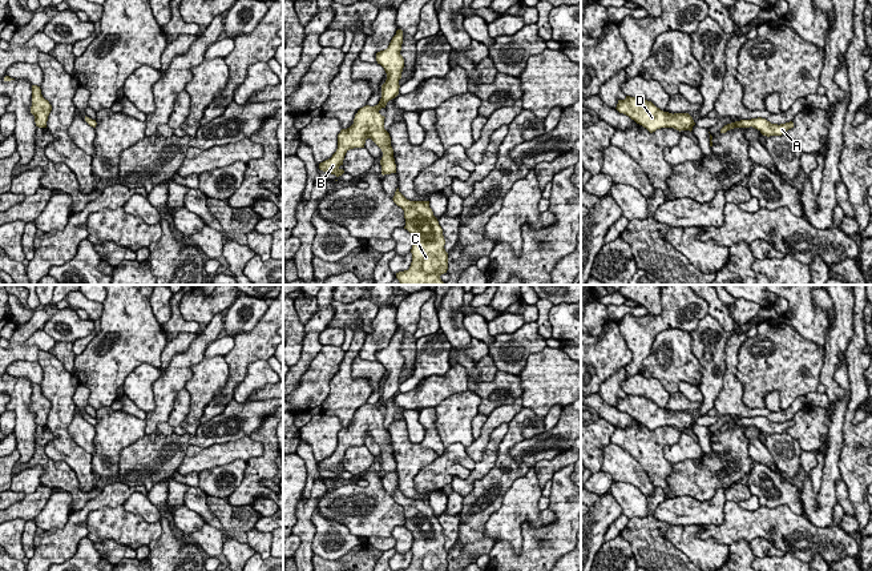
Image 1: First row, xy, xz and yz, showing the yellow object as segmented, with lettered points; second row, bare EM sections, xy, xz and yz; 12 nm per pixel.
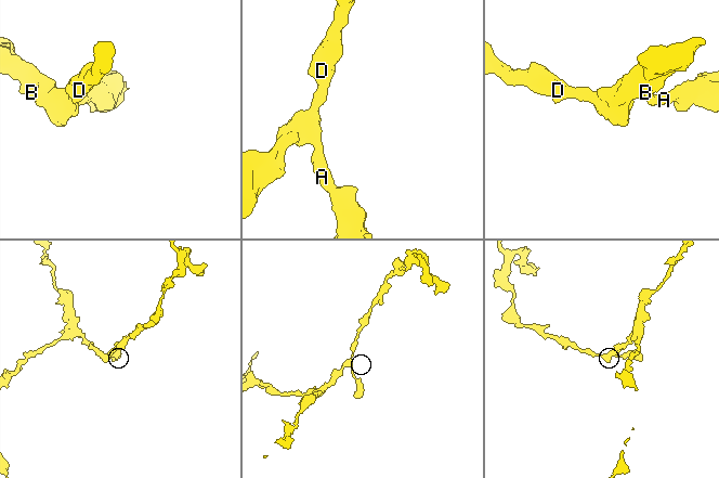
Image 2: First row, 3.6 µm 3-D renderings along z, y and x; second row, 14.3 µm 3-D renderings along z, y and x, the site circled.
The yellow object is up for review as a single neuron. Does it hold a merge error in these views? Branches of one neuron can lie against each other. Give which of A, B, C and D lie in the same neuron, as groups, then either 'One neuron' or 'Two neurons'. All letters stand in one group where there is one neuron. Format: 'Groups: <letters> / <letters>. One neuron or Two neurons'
Groups: A B C D. One neuron

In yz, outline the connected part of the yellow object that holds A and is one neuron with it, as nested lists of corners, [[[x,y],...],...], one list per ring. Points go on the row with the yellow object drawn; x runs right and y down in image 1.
[[[758,117],[758,118],[740,120],[740,121],[727,124],[720,129],[720,133],[726,133],[727,130],[734,128],[750,128],[750,126],[758,129],[763,136],[770,137],[770,136],[784,134],[788,129],[794,128],[794,122],[790,121],[790,122],[778,125],[778,124],[771,124],[766,118]]]

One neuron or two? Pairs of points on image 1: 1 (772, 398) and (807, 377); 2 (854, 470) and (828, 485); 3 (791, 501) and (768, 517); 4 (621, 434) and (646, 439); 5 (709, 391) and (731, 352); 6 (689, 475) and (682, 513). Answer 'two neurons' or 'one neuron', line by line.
1: two neurons
2: two neurons
3: two neurons
4: one neuron
5: two neurons
6: two neurons

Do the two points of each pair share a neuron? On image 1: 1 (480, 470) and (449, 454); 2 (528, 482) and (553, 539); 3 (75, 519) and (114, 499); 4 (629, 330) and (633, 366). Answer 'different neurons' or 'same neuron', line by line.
1: different neurons
2: different neurons
3: same neuron
4: same neuron

